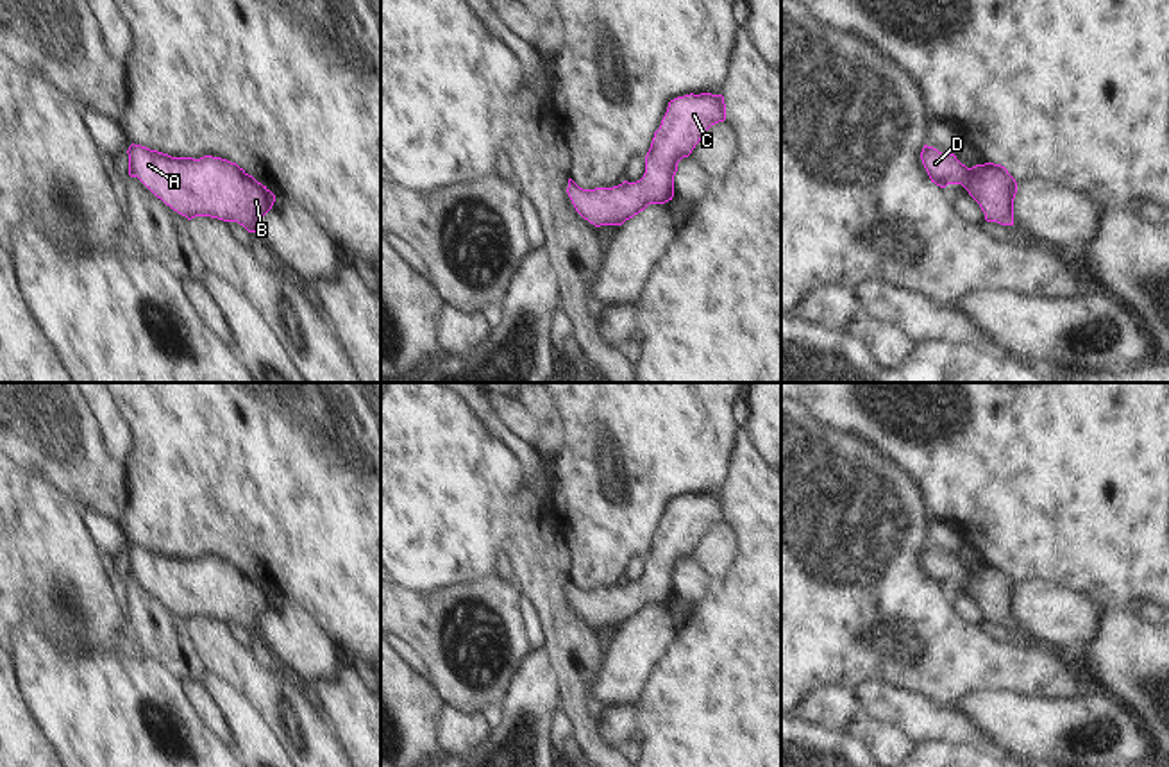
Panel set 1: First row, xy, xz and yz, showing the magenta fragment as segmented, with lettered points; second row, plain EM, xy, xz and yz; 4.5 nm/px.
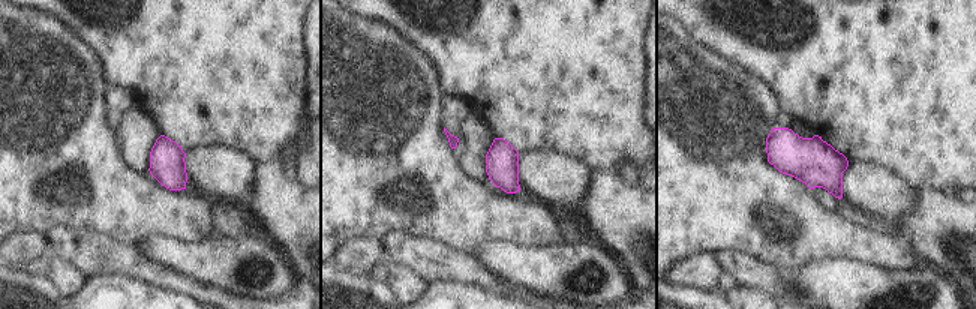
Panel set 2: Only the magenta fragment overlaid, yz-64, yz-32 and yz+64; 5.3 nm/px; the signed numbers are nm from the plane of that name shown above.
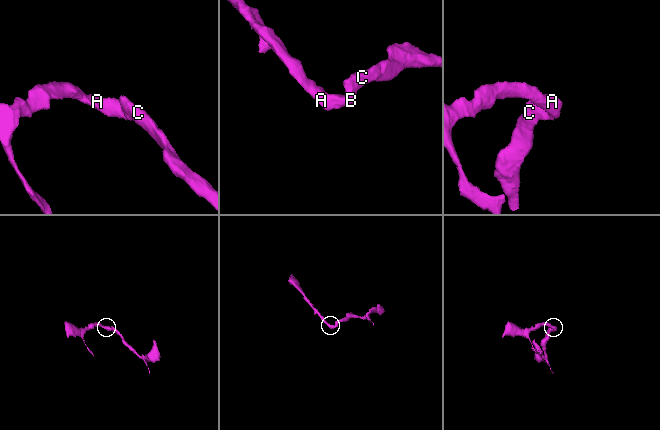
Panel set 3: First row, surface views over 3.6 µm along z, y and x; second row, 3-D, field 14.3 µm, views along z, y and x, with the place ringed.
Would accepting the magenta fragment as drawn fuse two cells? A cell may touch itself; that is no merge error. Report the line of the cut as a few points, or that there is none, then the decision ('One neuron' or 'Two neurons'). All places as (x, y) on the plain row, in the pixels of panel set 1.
No split. One neuron.

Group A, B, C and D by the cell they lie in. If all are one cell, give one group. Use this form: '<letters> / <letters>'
A B C D

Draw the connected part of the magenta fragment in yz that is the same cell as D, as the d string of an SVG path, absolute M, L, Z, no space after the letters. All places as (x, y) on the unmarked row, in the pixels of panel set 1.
M924 545L921 552L922 565L940 588L962 585L980 604L987 622L1013 626L1013 599L1017 583L1001 565L985 563L967 569L955 554L942 554Z

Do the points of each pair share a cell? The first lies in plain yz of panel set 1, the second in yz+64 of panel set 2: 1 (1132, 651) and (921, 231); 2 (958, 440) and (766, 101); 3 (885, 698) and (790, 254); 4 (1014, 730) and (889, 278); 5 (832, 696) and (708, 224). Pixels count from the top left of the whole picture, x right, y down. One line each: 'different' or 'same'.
1: same
2: different
3: different
4: same
5: different

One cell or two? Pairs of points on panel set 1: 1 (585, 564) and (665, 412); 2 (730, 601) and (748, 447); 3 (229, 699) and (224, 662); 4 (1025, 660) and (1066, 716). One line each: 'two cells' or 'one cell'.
1: one cell
2: one cell
3: two cells
4: two cells

